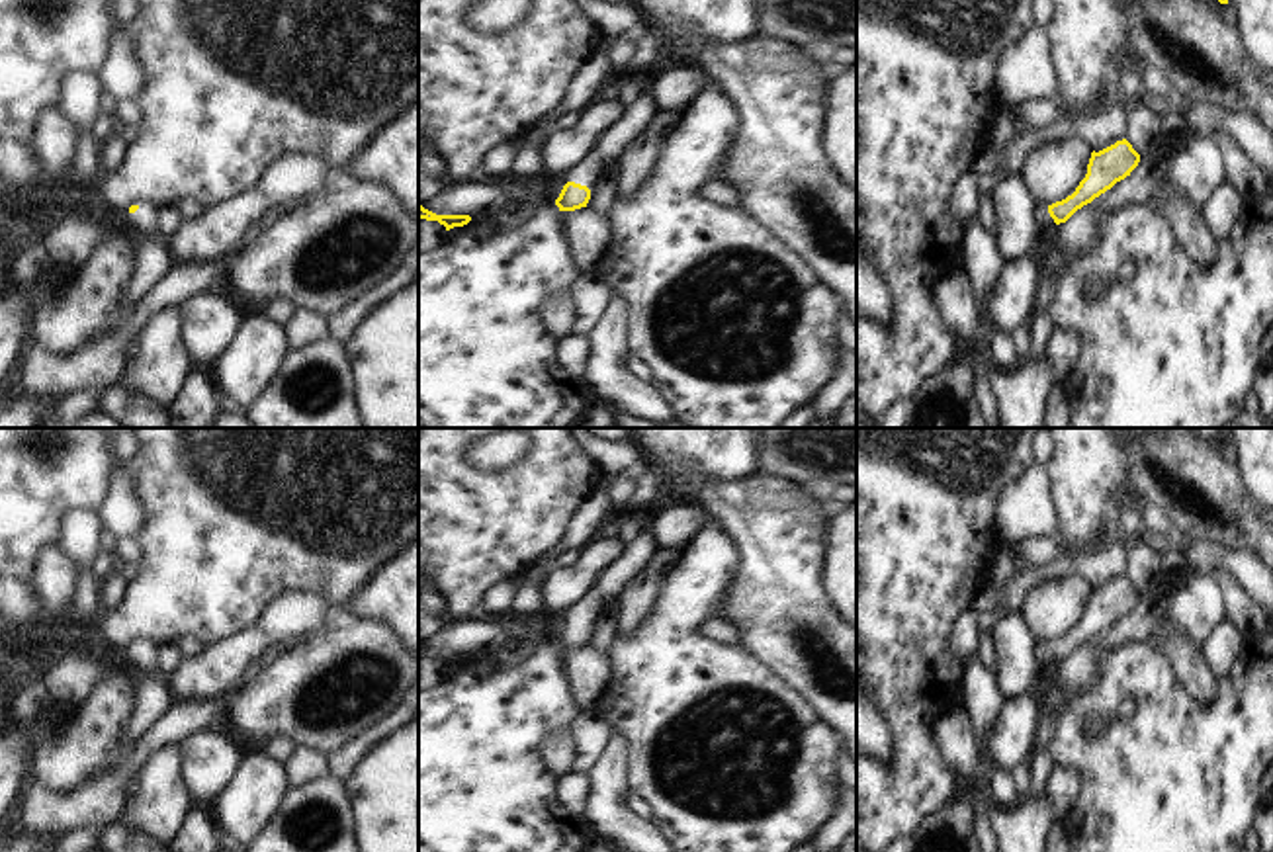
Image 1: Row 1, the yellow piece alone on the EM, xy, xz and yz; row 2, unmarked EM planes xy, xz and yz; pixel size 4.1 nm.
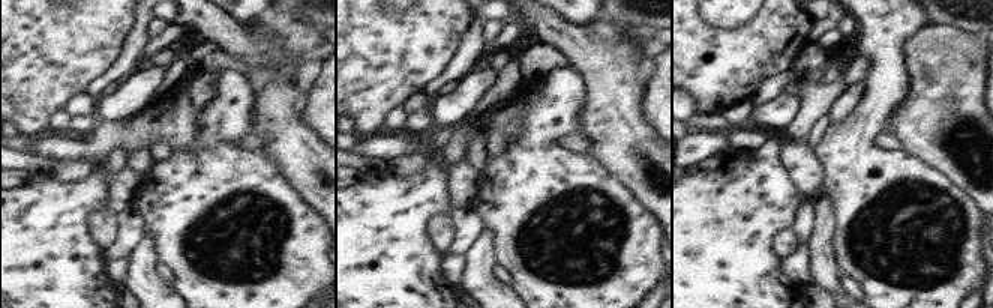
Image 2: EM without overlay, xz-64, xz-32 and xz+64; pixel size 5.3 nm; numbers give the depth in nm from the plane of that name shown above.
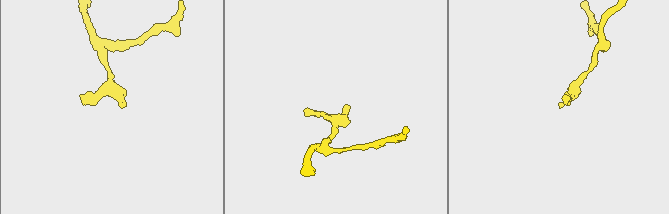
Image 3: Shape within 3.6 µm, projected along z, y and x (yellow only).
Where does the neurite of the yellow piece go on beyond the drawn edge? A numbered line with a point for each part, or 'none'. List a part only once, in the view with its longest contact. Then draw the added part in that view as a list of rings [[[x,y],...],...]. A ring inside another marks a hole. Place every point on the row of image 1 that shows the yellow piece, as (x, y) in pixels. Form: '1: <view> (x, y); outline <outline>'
1: xz (616, 137); outline [[[643,90],[624,107],[622,115],[600,133],[593,150],[561,178],[581,186],[594,182],[606,166],[618,162],[620,154],[645,131],[655,113],[657,109],[649,90]]]

